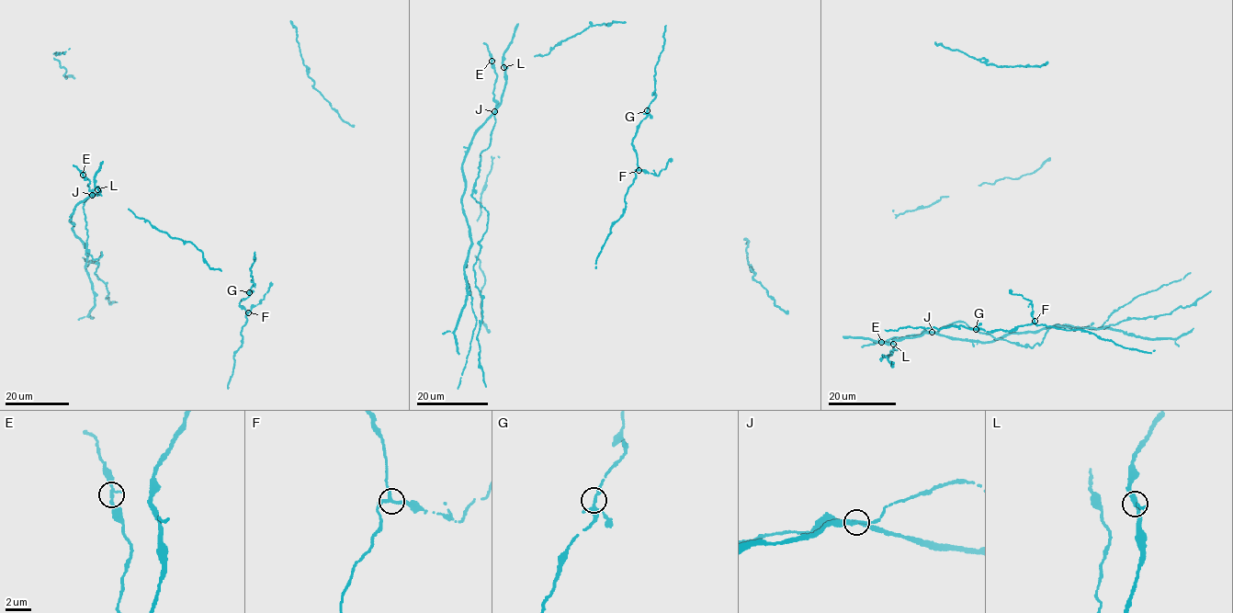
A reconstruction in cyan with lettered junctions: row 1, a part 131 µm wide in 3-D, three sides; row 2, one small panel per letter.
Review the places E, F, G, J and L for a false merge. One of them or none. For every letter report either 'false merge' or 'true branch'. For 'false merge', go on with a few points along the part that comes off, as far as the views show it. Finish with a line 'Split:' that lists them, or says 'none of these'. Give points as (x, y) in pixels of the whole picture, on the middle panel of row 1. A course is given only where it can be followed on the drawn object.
E: true branch
F: true branch
G: true branch
J: true branch
L: true branch
Split: none of these

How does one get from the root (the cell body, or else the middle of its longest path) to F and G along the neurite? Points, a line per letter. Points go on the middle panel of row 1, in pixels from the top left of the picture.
F: (662, 37), (664, 44), (654, 76), (655, 97), (631, 143), (639, 170)
G: (662, 37), (664, 44), (654, 76), (655, 97), (647, 110)

